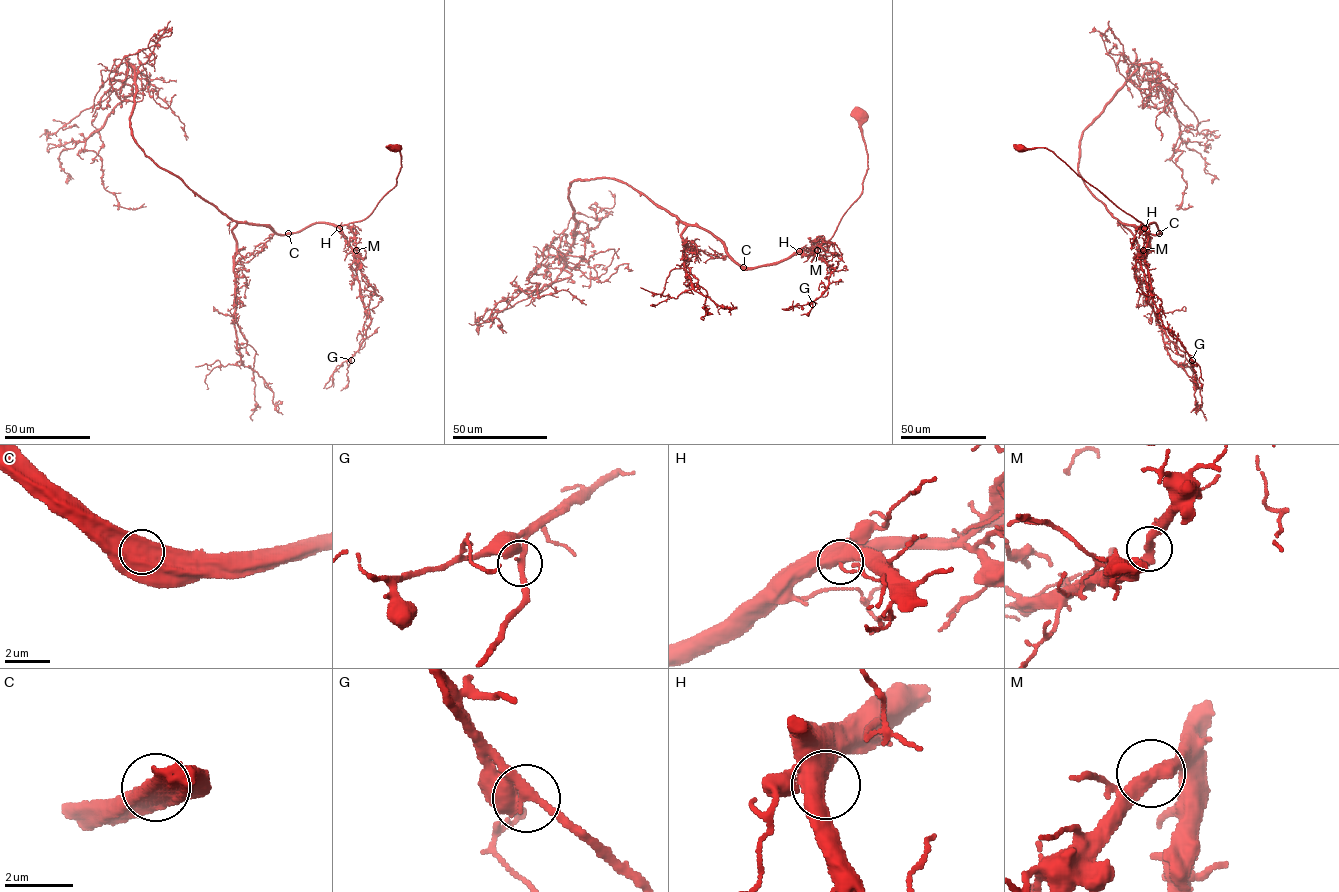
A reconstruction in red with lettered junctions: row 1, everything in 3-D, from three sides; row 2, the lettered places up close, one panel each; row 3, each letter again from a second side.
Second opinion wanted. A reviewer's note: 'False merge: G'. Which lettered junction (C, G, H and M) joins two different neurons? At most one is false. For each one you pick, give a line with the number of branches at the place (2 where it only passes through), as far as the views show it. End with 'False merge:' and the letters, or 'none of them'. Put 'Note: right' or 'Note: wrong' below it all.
False merge: none of them
Note: wrong

